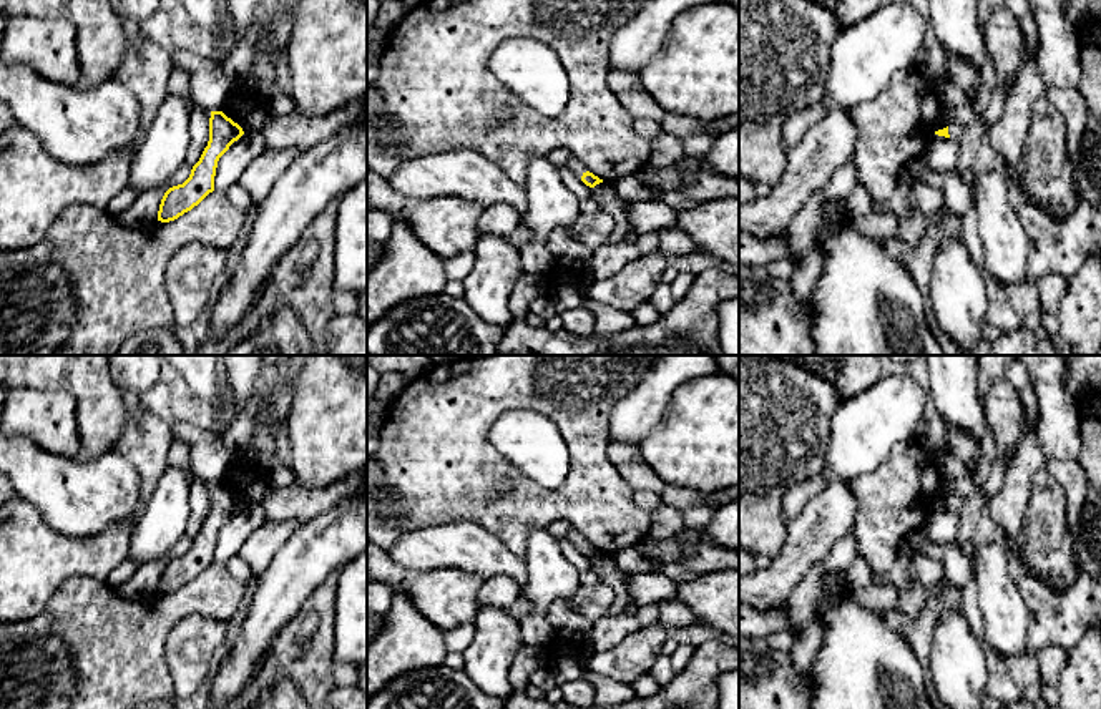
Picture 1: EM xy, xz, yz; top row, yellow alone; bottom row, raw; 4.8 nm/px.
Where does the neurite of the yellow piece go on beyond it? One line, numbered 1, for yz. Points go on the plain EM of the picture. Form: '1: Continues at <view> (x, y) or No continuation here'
1: Continues at yz (955, 502)

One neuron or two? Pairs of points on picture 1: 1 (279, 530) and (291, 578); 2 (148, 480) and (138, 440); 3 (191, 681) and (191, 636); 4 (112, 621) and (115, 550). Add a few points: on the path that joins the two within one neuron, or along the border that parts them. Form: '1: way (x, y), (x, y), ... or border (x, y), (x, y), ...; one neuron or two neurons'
1: border (301, 523), (258, 575); two neurons
2: way (148, 470), (148, 450); one neuron
3: way (191, 669), (191, 648); one neuron
4: border (65, 580), (70, 576), (90, 576), (105, 581); two neurons

